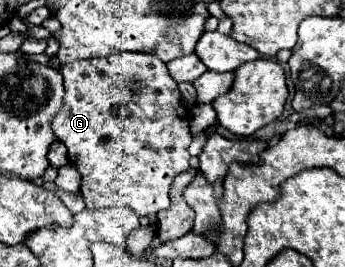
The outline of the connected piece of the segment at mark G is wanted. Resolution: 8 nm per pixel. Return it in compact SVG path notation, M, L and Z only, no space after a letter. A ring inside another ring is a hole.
M120 52L116 56L110 58L92 58L92 60L76 60L72 64L64 64L60 68L60 74L64 76L64 88L66 88L66 96L64 96L64 106L62 110L56 114L56 118L52 120L52 130L56 134L56 138L60 142L66 144L68 148L68 158L70 162L78 168L80 176L82 176L82 186L80 186L80 194L84 196L86 208L90 210L98 210L98 208L112 208L112 206L130 206L138 216L150 216L156 214L160 210L166 210L170 206L170 184L174 180L174 176L178 176L180 172L184 172L186 168L190 168L188 160L190 160L190 152L188 146L192 142L192 134L190 134L190 114L188 110L182 106L180 102L180 92L178 92L178 84L174 82L174 78L168 74L166 64L156 58L154 54L144 54L144 52Z

